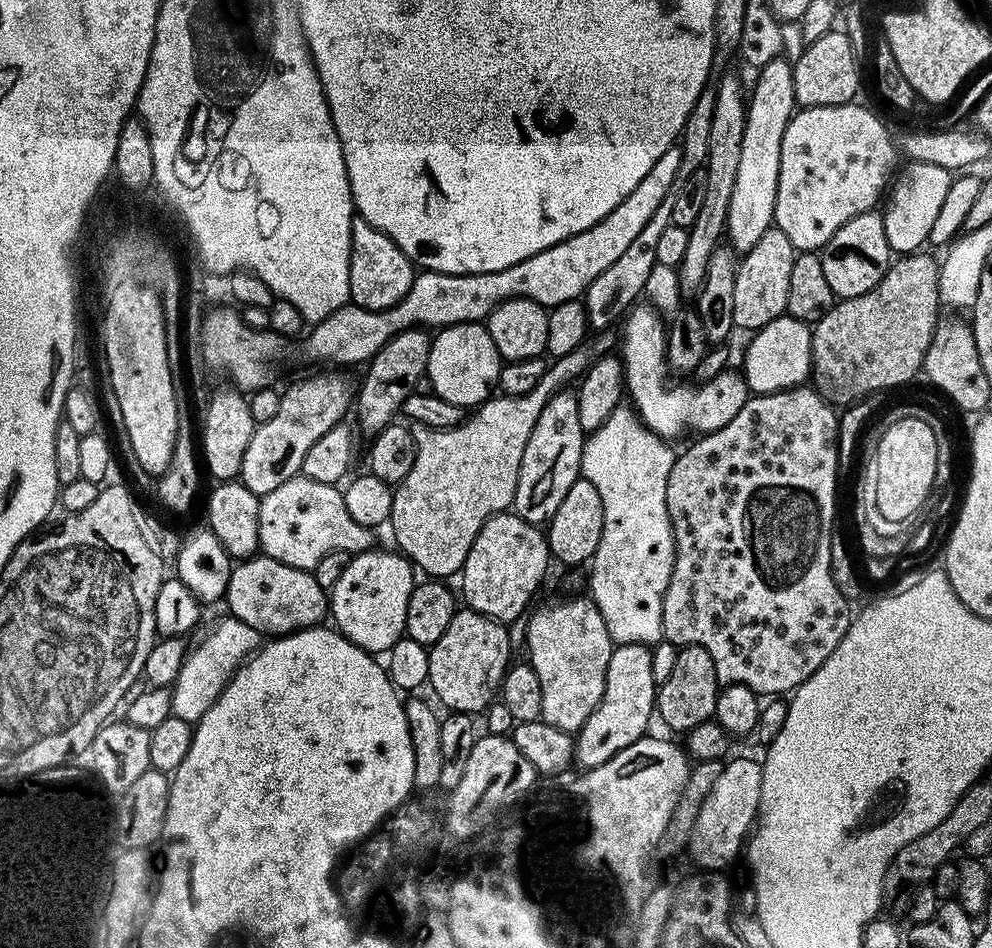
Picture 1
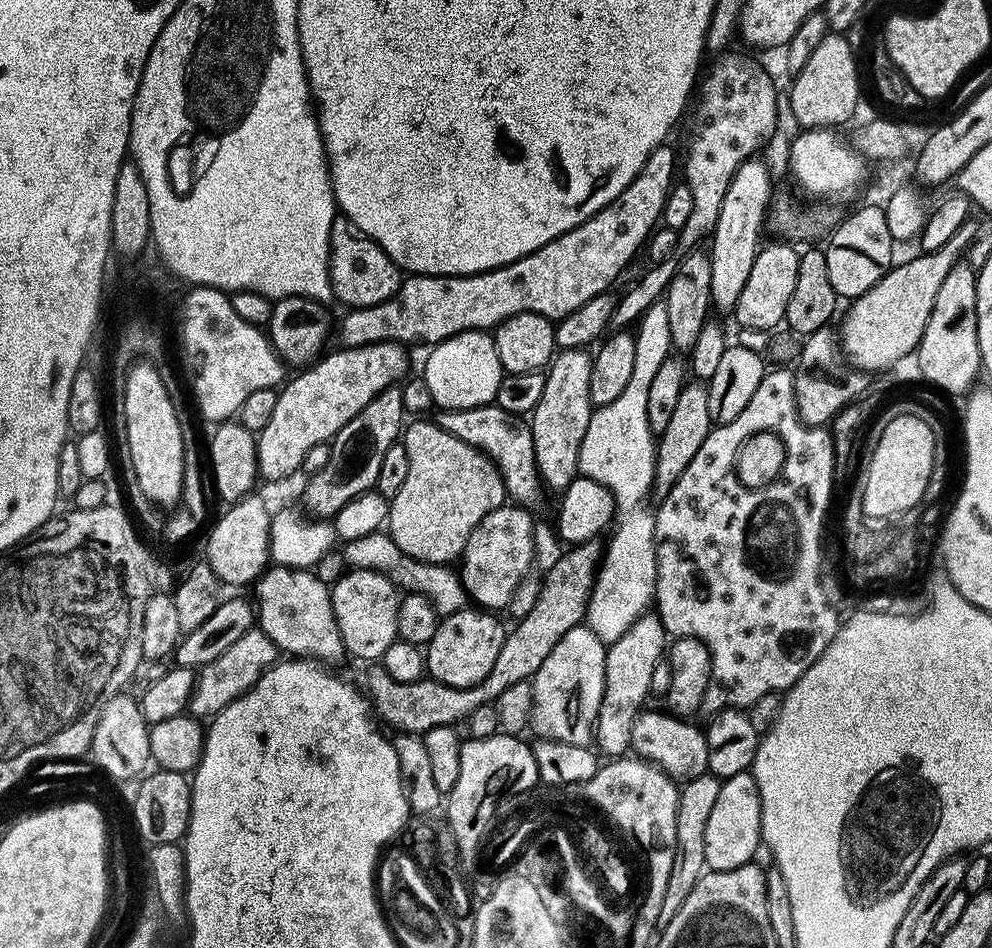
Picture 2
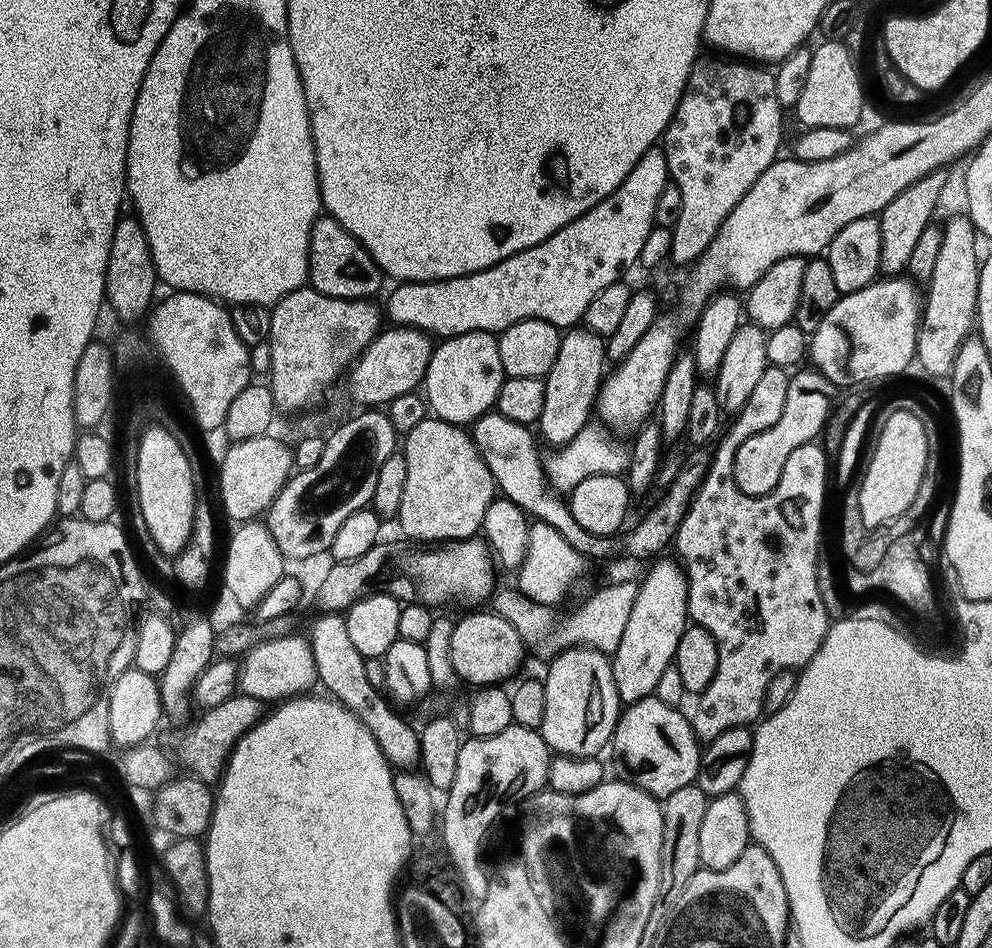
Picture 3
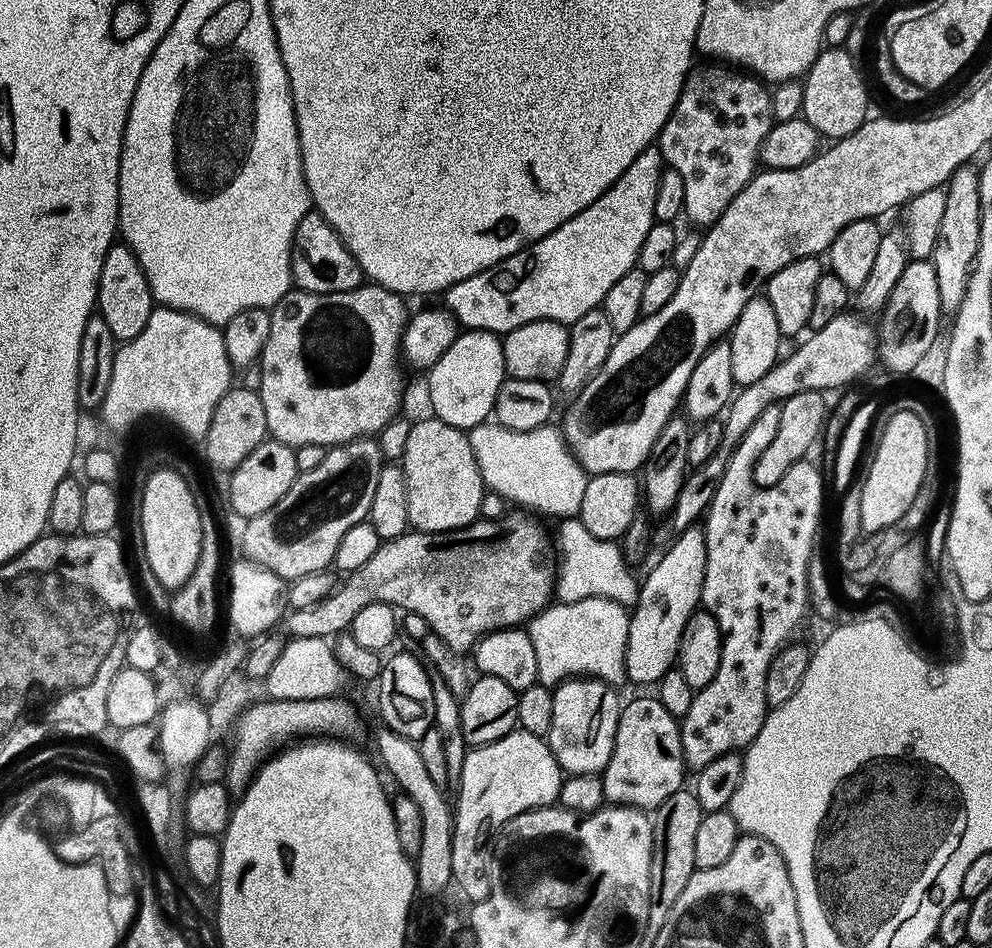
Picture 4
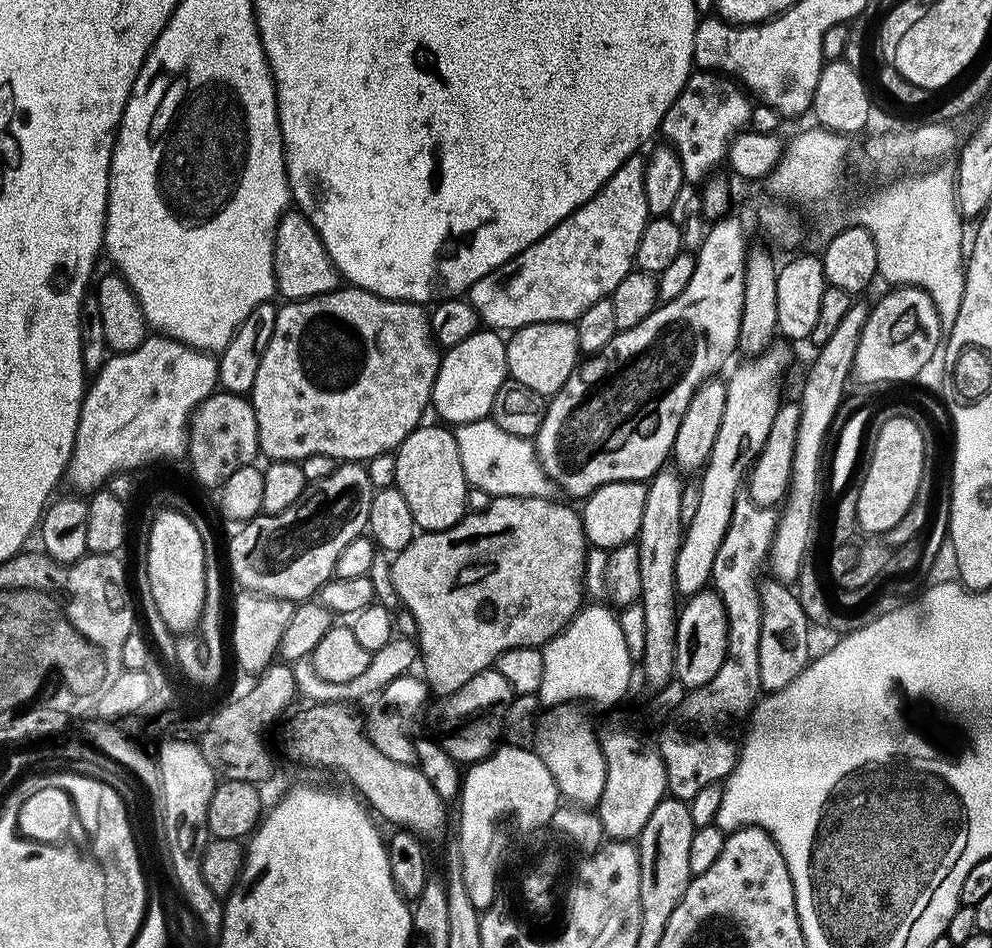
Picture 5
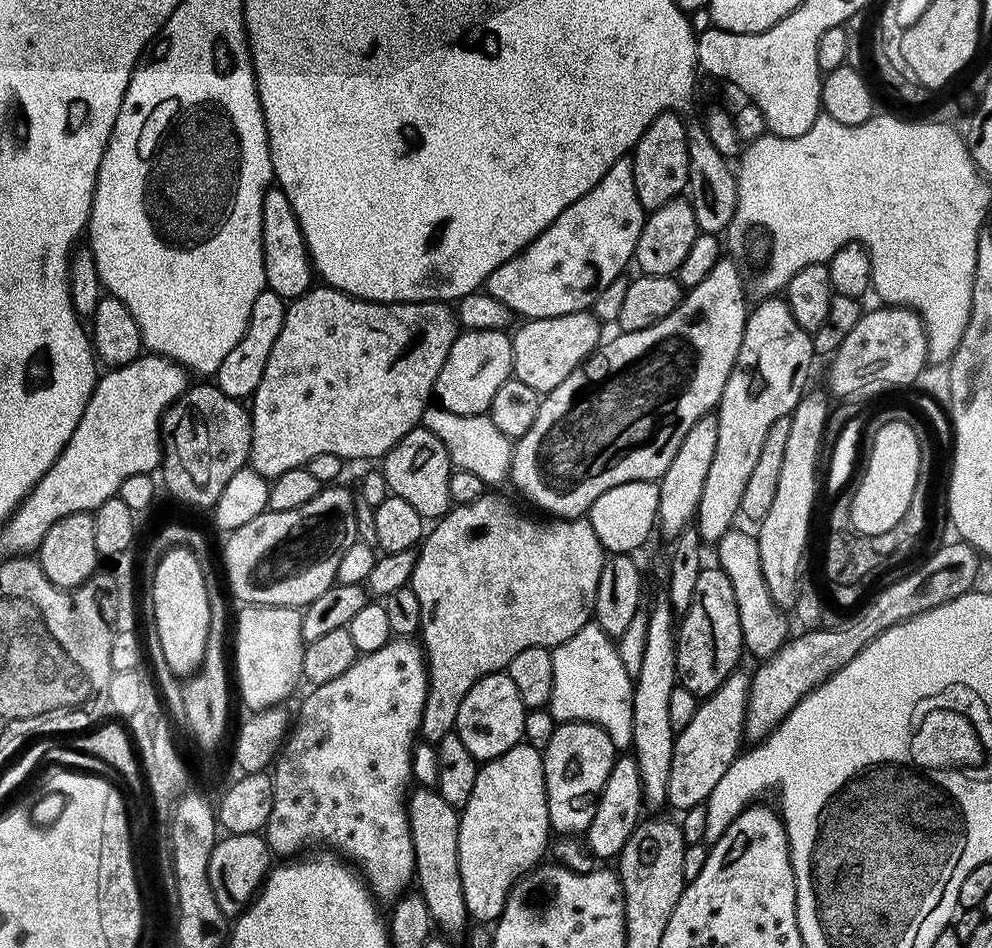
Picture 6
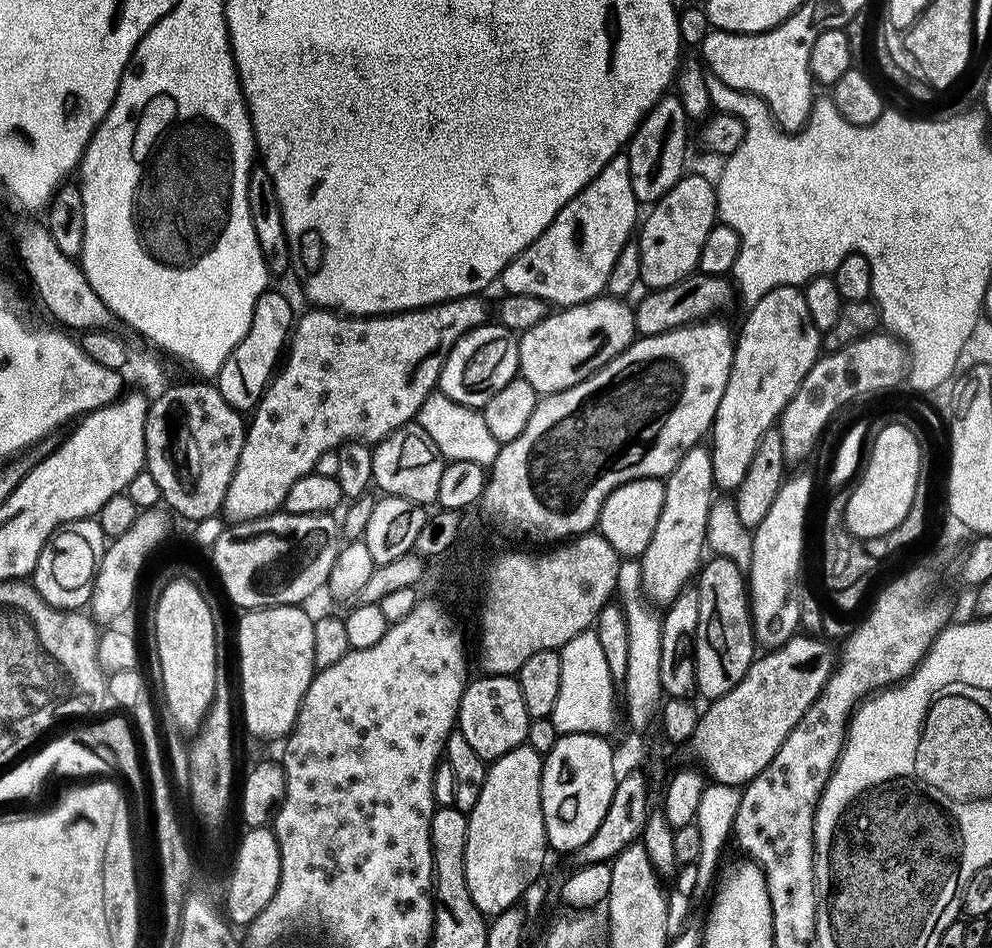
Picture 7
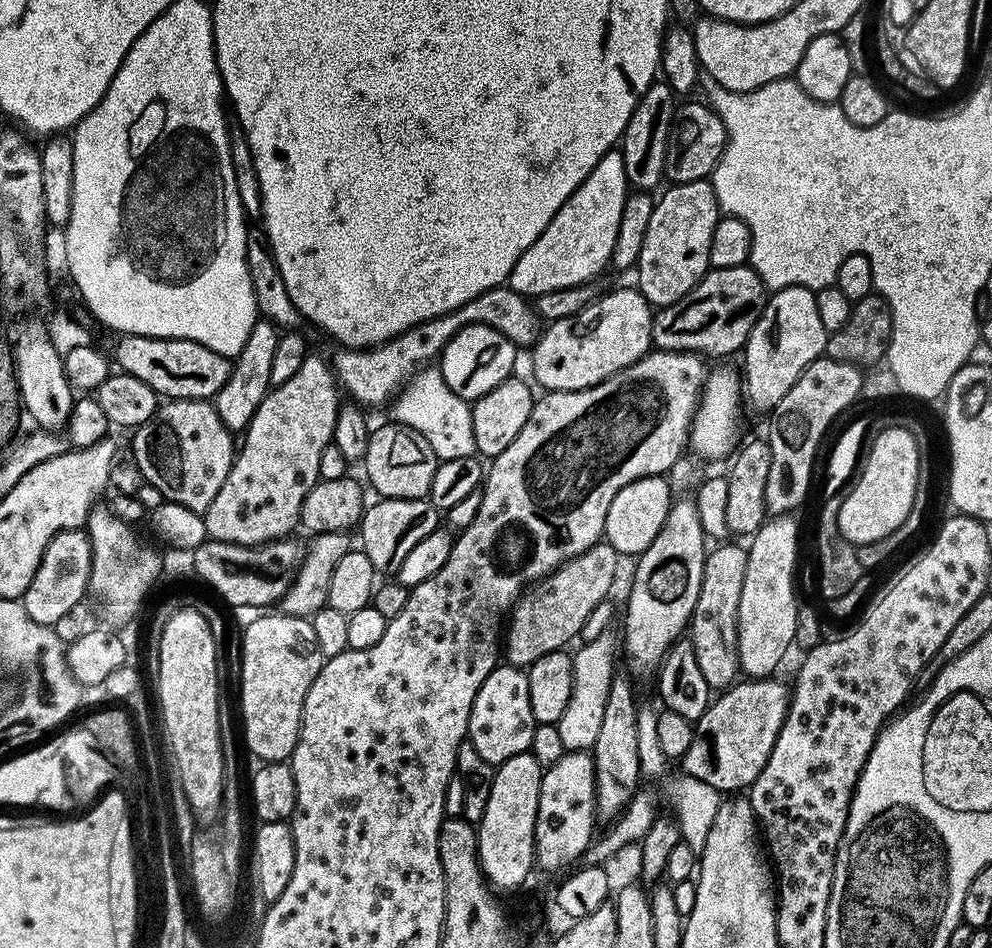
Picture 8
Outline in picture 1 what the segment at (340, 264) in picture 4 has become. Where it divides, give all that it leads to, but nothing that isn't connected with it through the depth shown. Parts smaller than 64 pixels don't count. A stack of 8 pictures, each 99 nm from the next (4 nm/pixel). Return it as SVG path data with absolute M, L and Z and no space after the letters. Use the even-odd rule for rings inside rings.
M359 218L352 221L352 249L350 250L350 300L366 310L393 308L406 290L410 290L414 265L406 254L382 230L370 226L370 222Z

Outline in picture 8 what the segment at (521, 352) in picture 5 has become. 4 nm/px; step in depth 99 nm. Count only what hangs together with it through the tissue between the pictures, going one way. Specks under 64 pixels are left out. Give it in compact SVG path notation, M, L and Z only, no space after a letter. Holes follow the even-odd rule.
M632 287L593 299L581 312L551 321L530 352L537 382L548 392L573 392L633 367L653 347L653 315L647 298Z

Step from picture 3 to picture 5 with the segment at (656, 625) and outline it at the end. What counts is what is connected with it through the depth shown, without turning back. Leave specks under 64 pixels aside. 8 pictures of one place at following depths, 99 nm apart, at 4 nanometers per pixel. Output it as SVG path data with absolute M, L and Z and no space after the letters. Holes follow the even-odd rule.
M773 346L743 362L745 364L732 377L727 377L726 414L722 414L722 426L718 430L718 438L714 438L714 450L699 473L698 510L694 513L694 520L685 527L684 541L678 550L676 591L684 598L709 587L716 551L728 529L732 507L738 499L736 490L739 486L741 489L750 465L773 435L774 416L782 403L779 384L788 364L787 354L779 346Z

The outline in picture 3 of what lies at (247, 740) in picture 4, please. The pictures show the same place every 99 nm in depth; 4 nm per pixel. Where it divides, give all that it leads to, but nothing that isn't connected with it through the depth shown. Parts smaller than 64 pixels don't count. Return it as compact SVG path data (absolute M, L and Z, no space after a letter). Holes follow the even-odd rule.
M234 694L230 699L224 700L222 706L203 709L200 717L189 728L180 732L176 740L175 759L180 759L180 764L185 773L191 774L205 784L212 786L219 781L224 774L224 765L228 762L228 756L232 747L240 741L242 734L250 730L265 715L266 708L261 701L243 694Z

